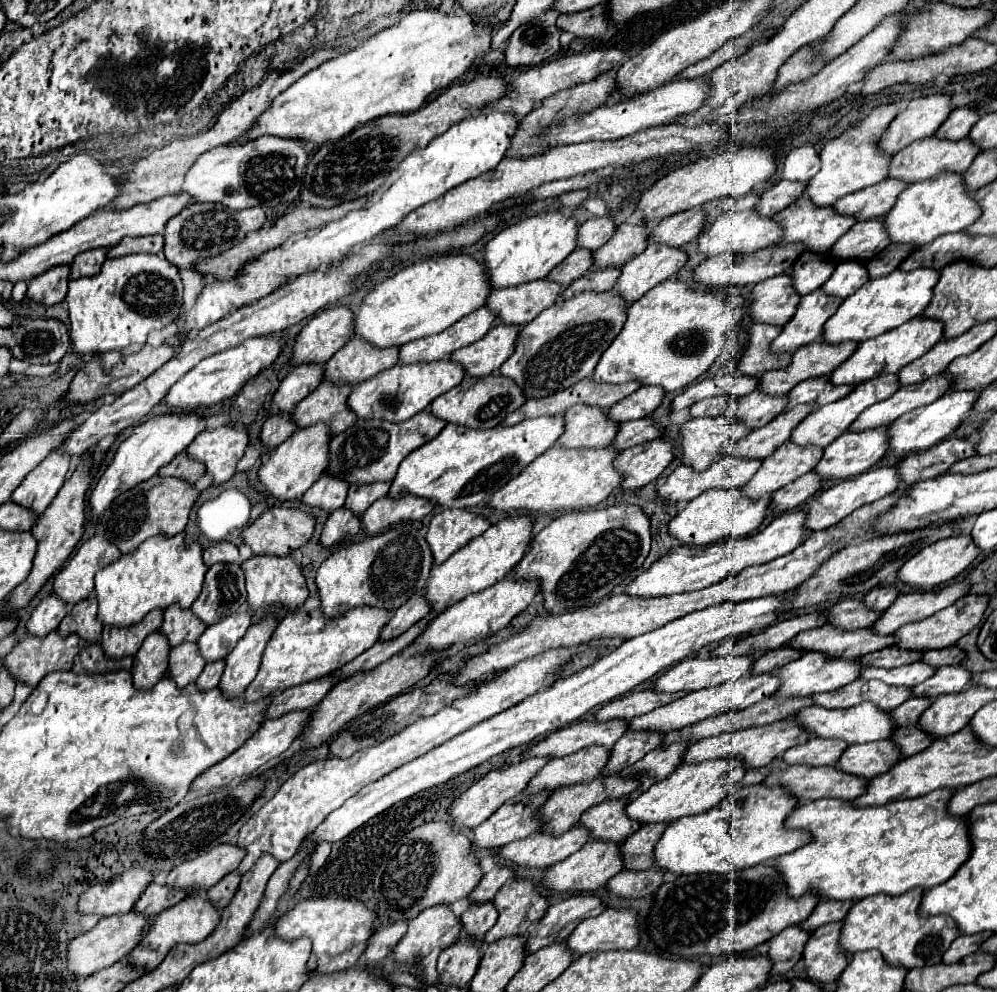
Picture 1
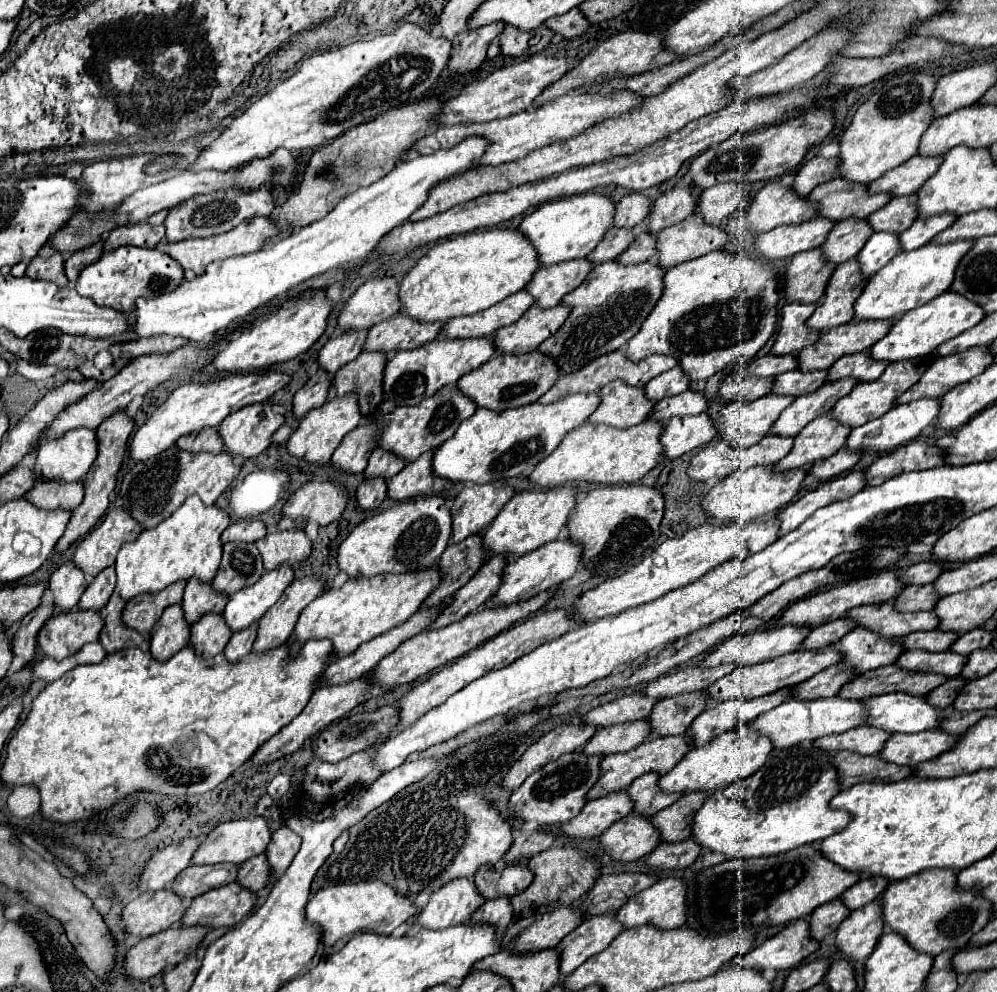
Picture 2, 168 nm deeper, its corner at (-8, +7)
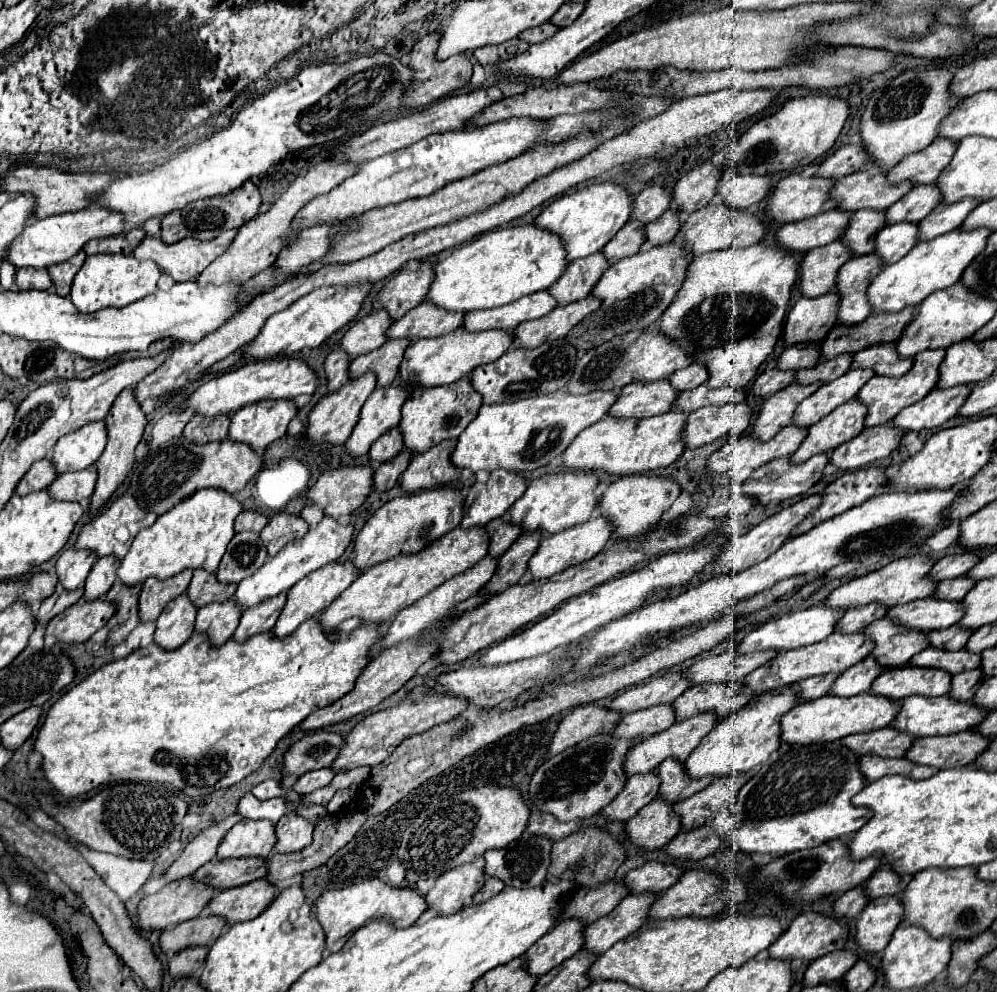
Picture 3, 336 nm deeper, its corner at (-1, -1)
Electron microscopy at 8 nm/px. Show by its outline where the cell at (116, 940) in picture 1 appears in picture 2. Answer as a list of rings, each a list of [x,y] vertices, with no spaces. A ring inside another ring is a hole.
[[[172,888],[158,892],[144,892],[136,900],[128,902],[122,910],[122,922],[126,934],[134,938],[146,938],[158,934],[172,924],[178,924],[186,912],[186,904]]]

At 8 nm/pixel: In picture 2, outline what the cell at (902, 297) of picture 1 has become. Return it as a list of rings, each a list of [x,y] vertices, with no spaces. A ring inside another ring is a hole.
[[[956,240],[954,244],[924,244],[922,248],[896,254],[880,272],[876,272],[864,292],[854,304],[856,320],[880,320],[880,318],[896,318],[902,312],[924,306],[932,298],[940,296],[952,286],[954,272],[962,256],[974,246],[974,240]]]

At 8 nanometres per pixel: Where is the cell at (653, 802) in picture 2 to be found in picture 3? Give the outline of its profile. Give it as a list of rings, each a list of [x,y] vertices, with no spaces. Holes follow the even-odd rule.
[[[665,760],[663,764],[659,764],[655,774],[659,778],[657,798],[663,798],[669,804],[693,796],[711,782],[711,780],[687,780],[687,776],[683,776],[683,766],[675,764],[675,760]]]

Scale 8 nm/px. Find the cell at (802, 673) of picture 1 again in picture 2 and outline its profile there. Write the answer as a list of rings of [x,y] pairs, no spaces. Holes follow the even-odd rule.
[[[860,626],[854,628],[854,632],[848,632],[842,640],[838,640],[836,648],[842,650],[844,662],[852,664],[858,674],[886,664],[894,664],[904,652],[902,638],[880,636]]]

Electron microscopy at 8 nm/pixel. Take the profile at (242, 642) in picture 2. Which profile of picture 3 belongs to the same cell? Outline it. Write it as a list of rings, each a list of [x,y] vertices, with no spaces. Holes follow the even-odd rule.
[[[275,596],[275,600],[267,600],[263,608],[251,608],[251,612],[245,612],[239,620],[233,640],[243,644],[253,634],[271,630],[271,624],[275,624],[275,616],[279,616],[279,608],[283,608],[283,596]]]

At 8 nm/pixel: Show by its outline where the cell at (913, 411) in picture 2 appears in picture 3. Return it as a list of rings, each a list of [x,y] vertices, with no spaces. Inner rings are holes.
[[[955,386],[947,390],[931,390],[923,400],[903,408],[891,424],[901,432],[921,432],[945,424],[955,416],[971,386]]]

